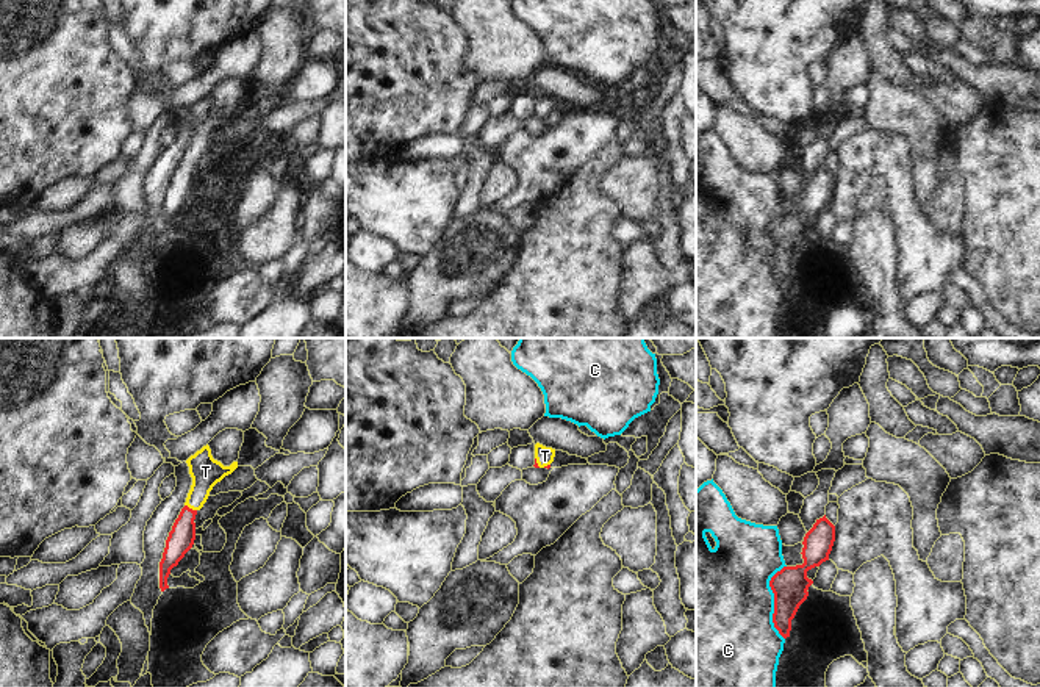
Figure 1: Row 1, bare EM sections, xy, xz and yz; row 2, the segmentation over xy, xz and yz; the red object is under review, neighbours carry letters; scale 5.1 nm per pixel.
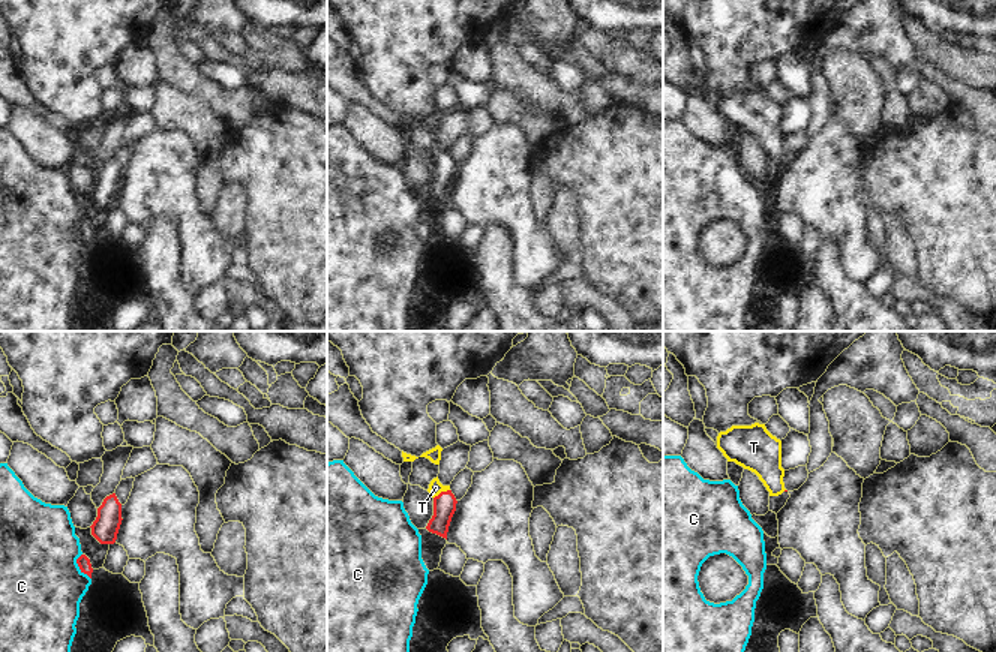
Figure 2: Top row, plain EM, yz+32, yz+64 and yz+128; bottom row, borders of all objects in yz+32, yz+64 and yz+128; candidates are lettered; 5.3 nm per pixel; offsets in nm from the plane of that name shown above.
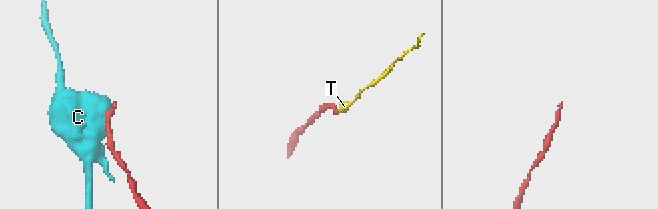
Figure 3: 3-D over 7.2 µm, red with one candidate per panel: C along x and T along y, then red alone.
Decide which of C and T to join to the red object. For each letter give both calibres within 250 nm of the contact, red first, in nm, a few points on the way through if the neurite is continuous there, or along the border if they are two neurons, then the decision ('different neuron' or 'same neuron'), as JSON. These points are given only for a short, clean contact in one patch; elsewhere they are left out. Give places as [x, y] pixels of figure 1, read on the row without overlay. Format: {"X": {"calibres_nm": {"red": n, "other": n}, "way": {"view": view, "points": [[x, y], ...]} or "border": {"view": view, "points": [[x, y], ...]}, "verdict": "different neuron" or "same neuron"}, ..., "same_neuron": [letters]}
{"C": {"calibres_nm": {"red": 180, "other": 480}, "verdict": "different neuron"}, "T": {"calibres_nm": {"red": 140, "other": 160}, "way": {"view": "xy", "points": [[180, 190], [185, 168], [191, 158], [205, 121]]}, "verdict": "same neuron"}, "same_neuron": ["T"]}

